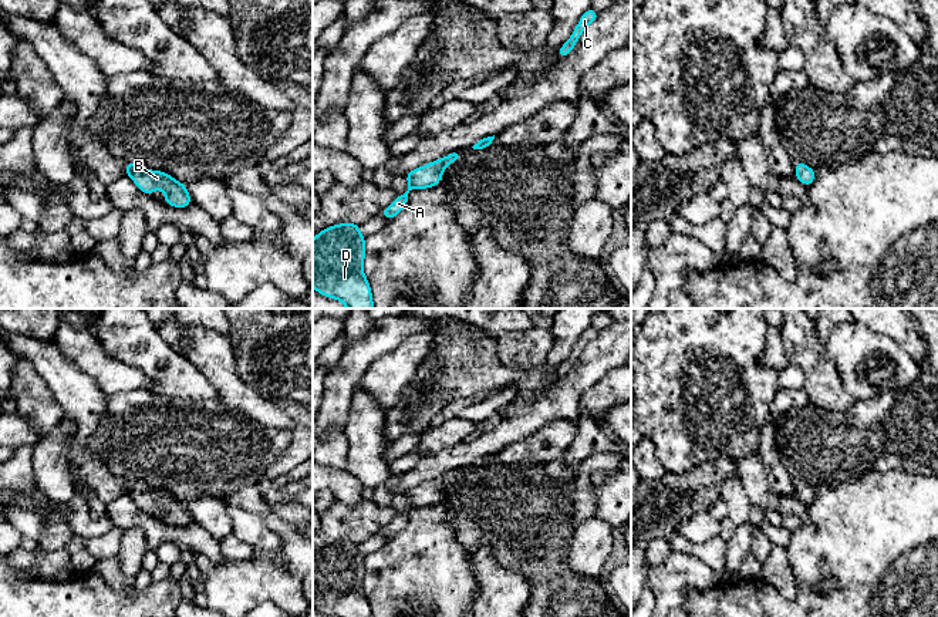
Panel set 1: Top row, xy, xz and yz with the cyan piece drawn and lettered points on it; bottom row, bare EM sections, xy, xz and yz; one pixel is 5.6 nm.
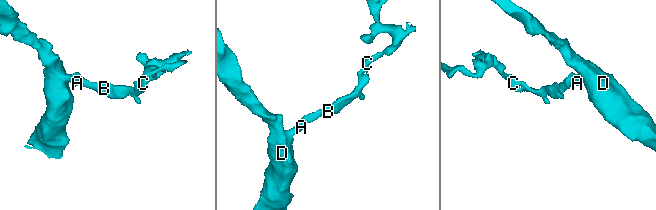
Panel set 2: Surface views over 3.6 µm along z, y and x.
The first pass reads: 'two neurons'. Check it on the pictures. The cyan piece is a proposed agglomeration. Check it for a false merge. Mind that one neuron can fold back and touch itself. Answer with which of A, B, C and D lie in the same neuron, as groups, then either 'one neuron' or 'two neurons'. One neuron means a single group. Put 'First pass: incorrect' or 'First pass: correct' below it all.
A B C D | one neuron
First pass: incorrect

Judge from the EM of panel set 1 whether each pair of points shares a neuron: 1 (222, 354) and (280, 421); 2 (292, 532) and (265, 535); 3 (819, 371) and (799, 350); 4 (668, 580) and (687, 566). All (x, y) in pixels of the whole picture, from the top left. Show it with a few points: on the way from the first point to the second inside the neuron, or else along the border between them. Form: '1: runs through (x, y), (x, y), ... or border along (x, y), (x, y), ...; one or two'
1: runs through (222, 374), (260, 410); one
2: border along (259, 515), (262, 522), (277, 536), (279, 550); two
3: runs through (815, 366), (805, 356); one
4: runs through (672, 577), (684, 570); one

